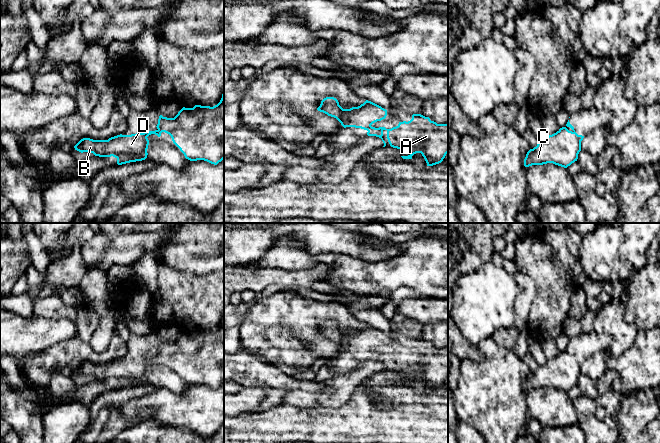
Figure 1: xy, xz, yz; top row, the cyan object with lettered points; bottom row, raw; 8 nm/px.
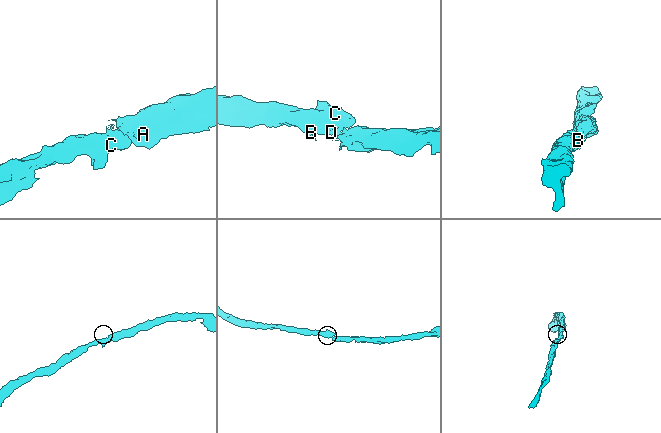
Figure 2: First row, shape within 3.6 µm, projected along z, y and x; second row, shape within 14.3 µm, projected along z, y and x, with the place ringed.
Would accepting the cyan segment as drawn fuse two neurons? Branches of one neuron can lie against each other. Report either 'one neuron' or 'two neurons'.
one neuron

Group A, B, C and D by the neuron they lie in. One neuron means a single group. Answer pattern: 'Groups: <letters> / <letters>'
Groups: A B C D

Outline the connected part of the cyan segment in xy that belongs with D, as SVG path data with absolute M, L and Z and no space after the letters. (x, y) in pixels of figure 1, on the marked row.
M224 93L220 102L213 106L195 105L193 108L183 107L174 118L159 116L157 129L131 135L117 135L108 140L81 139L75 146L75 150L83 153L90 152L99 157L115 157L117 164L142 161L147 158L149 145L148 136L155 134L158 137L162 132L169 134L173 143L190 161L204 160L217 165L224 159Z

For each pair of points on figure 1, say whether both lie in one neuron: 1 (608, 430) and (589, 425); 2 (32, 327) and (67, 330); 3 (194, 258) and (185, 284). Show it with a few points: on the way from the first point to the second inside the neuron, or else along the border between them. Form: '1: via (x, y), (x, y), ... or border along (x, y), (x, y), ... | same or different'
1: via (603, 430), (594, 429) | same
2: via (41, 330), (58, 330) | same
3: border along (167, 265), (197, 274), (213, 272) | different

